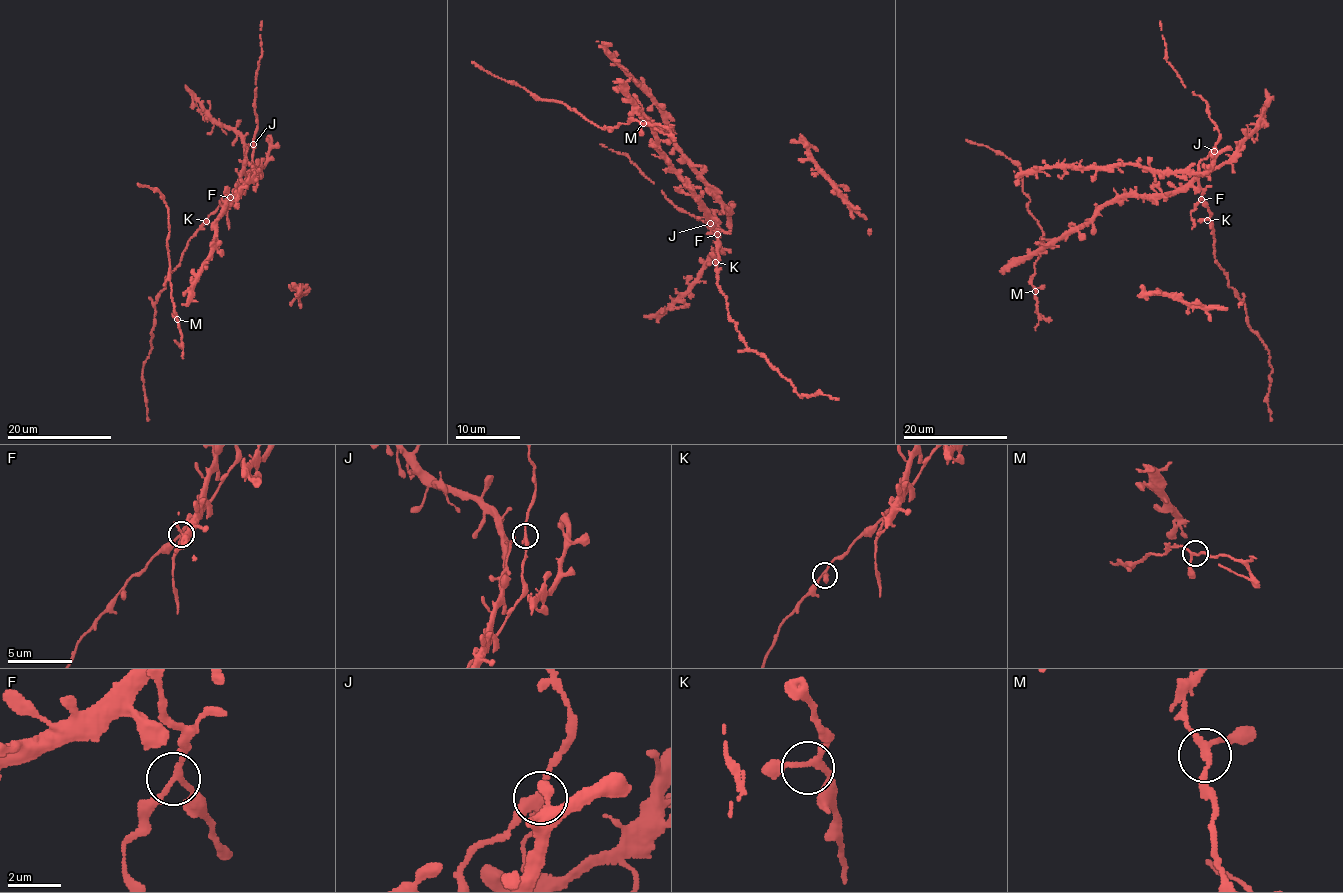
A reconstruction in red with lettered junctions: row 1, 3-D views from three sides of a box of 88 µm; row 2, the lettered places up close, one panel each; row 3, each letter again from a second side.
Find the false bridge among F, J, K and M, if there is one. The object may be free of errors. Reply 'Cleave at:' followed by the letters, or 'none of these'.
Cleave at: F

